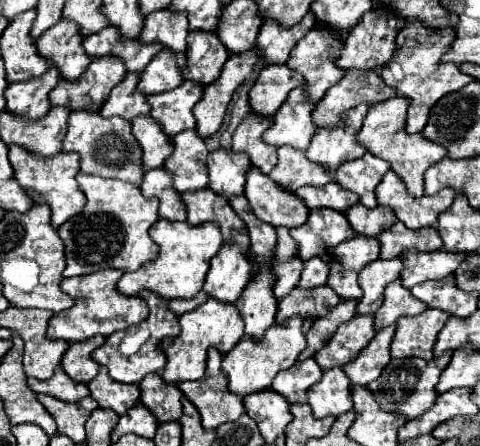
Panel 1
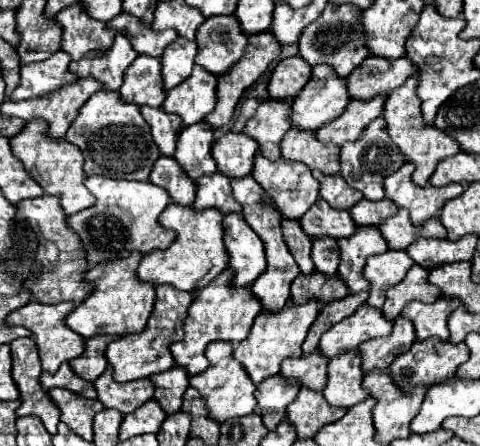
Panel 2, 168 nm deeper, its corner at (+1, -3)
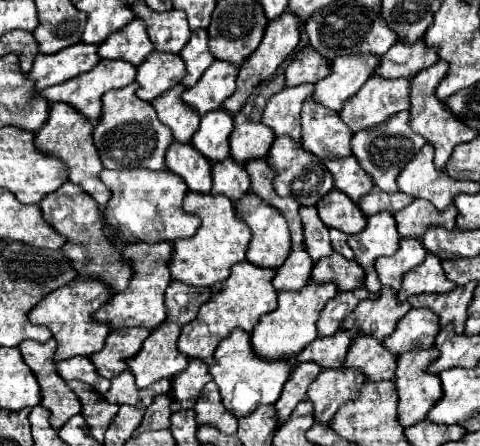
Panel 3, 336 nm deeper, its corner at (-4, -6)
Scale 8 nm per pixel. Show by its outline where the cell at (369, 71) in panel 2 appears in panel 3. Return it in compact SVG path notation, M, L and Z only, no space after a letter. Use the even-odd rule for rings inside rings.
M401 40L381 56L379 66L373 70L373 76L381 78L411 78L421 70L433 66L435 52L427 52L423 48L423 40L419 44L403 44Z

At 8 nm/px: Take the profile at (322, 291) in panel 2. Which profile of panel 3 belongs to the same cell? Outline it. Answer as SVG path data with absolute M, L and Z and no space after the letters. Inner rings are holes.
M333 254L333 256L319 260L313 266L311 282L313 284L333 282L337 286L337 290L349 292L353 288L363 286L363 276L365 276L365 272L355 260L347 260L339 254Z

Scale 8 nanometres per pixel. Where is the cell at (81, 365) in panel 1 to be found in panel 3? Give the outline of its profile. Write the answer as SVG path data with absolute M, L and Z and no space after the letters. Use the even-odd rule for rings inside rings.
M123 328L123 330L109 332L103 350L91 356L97 374L103 378L113 378L119 372L127 370L123 360L135 356L147 336L149 336L147 328Z

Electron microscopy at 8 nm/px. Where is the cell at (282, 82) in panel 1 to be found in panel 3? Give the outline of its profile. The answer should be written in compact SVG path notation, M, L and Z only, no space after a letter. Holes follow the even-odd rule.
M303 48L295 54L295 58L285 68L285 86L299 86L299 84L315 84L323 76L327 76L329 62L323 56Z

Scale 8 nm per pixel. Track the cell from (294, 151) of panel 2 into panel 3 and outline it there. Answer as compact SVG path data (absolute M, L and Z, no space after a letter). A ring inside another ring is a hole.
M305 100L301 110L301 144L319 160L351 156L351 132L339 120L337 112L319 108L315 100Z

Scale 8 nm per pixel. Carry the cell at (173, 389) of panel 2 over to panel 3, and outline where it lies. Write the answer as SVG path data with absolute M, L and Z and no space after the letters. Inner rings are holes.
M189 360L189 366L171 378L171 386L173 386L171 410L177 412L177 410L193 408L199 392L209 380L211 376L209 376L207 364L203 364L201 360Z

